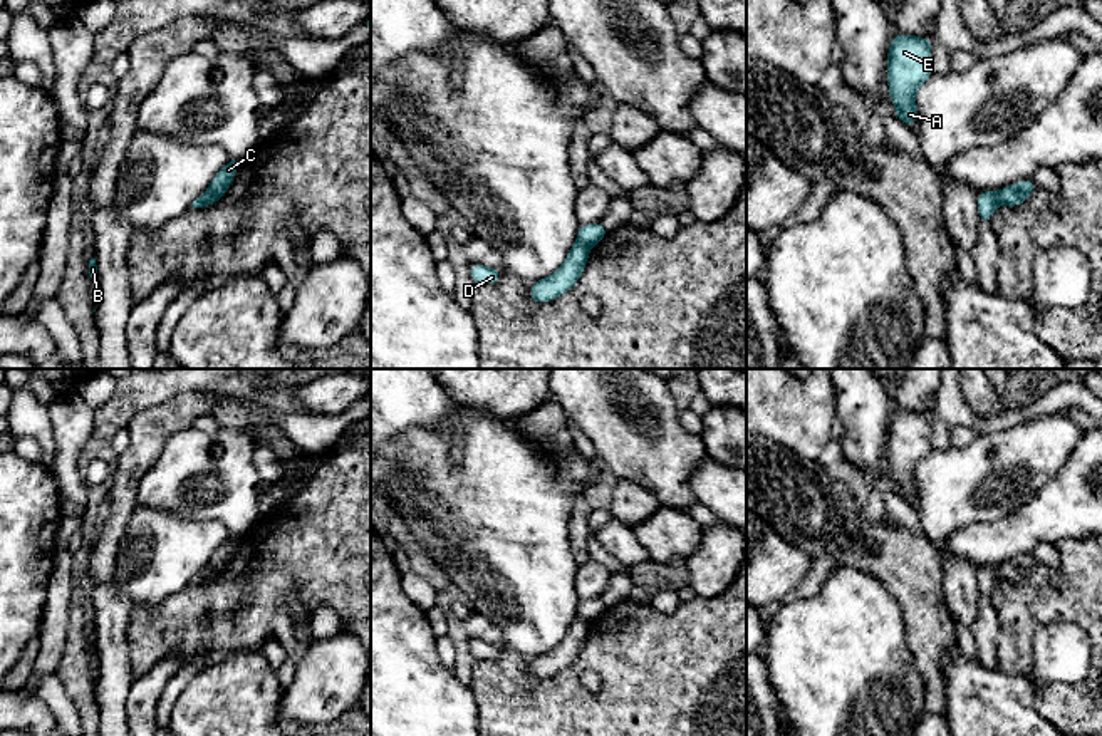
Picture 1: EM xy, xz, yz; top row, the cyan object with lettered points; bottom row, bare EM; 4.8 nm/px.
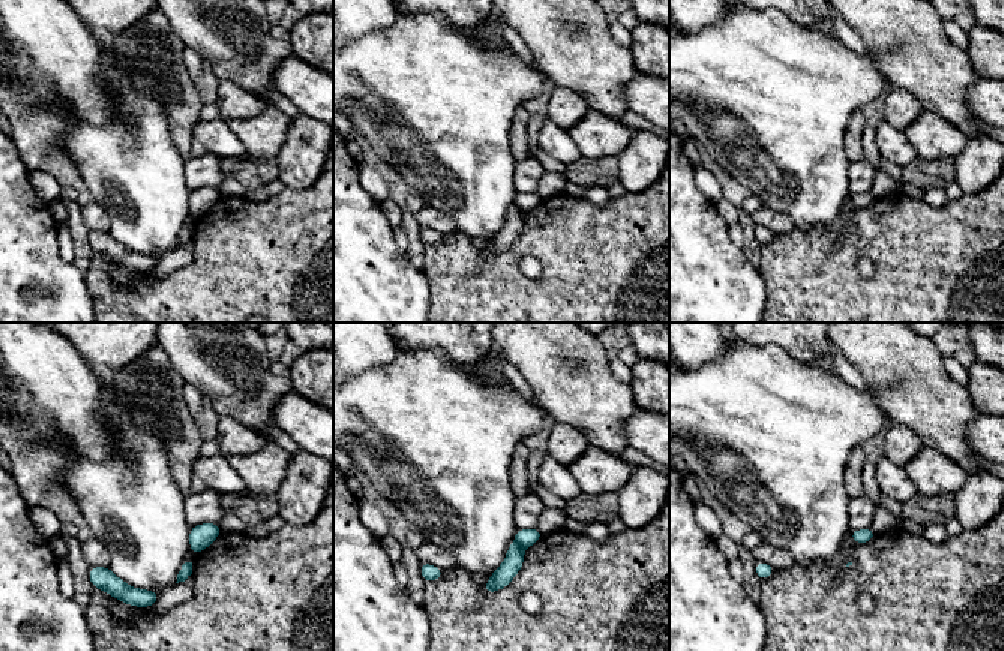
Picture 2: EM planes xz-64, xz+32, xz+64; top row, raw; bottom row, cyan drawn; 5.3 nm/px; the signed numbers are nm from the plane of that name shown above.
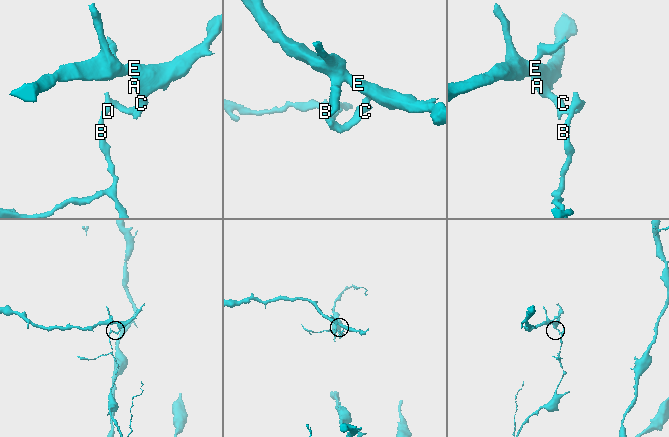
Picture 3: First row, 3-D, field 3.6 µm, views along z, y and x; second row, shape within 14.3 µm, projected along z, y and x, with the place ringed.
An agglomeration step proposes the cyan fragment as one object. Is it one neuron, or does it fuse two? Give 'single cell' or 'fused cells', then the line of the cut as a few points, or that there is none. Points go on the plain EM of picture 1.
fused cells; cut in yz along (998, 569), (997, 580)

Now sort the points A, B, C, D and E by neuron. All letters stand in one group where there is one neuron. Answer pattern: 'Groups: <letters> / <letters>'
Groups: A C E / B D

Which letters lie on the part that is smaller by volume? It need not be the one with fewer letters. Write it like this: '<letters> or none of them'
B, D

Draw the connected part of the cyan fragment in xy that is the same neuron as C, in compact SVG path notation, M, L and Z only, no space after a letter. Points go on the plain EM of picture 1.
M230 536L216 548L205 568L205 582L215 580L226 568L237 548L237 540L238 536Z

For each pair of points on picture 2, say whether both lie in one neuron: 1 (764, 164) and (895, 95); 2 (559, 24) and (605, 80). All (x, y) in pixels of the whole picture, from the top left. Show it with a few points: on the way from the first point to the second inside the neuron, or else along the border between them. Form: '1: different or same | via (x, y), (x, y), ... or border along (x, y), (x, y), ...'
1: different | border along (890, 86), (884, 93)
2: same | via (569, 38), (571, 44), (593, 66)

